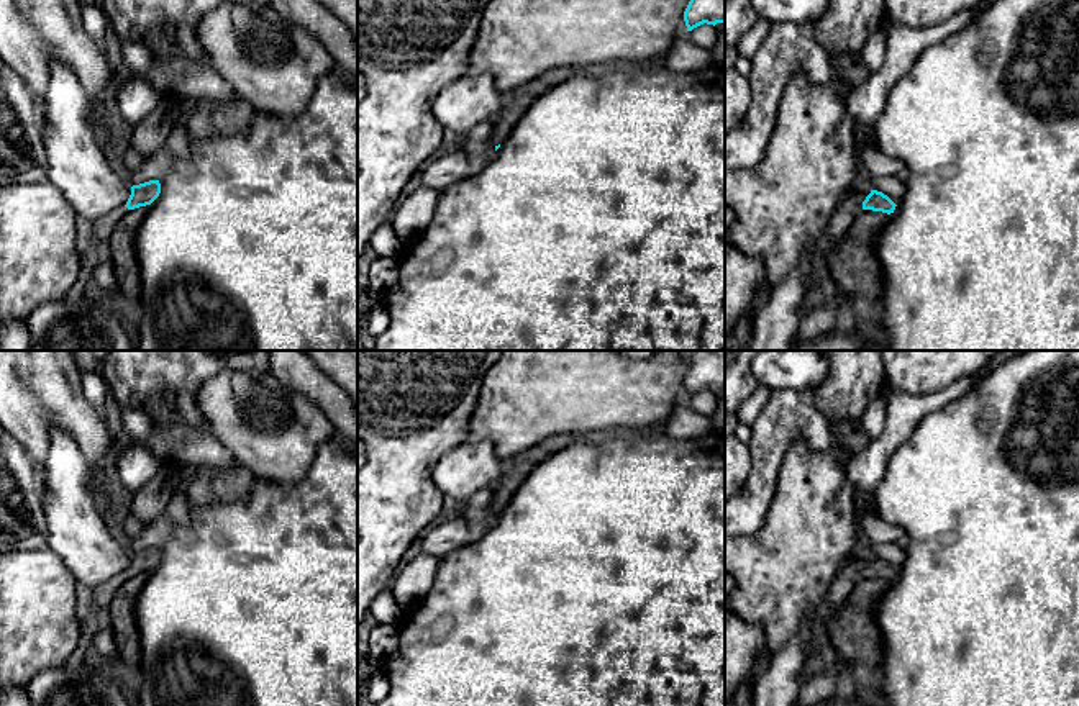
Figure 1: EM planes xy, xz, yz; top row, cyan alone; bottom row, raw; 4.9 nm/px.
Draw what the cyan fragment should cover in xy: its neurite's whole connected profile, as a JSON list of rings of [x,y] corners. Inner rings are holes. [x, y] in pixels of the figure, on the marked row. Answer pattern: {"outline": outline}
{"outline": [[[149,180],[149,182],[144,182],[144,183],[139,183],[139,185],[133,185],[128,201],[123,206],[110,211],[107,216],[100,218],[93,224],[93,236],[95,236],[93,247],[105,252],[108,239],[110,239],[116,223],[130,210],[151,205],[159,197],[159,193],[161,193],[159,180]]]}

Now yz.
{"outline": [[[871,190],[871,193],[863,201],[863,210],[882,211],[882,213],[894,213],[895,203],[884,195],[882,192]]]}

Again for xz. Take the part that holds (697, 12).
{"outline": [[[690,0],[684,11],[684,21],[687,31],[703,23],[713,26],[725,23],[725,0]]]}

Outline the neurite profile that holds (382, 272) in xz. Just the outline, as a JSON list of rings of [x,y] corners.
[[[377,257],[369,265],[367,293],[382,308],[387,295],[397,285],[398,257]]]

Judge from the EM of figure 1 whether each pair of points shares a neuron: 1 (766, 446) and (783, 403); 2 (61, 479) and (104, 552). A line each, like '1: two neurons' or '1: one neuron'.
1: one neuron
2: one neuron

